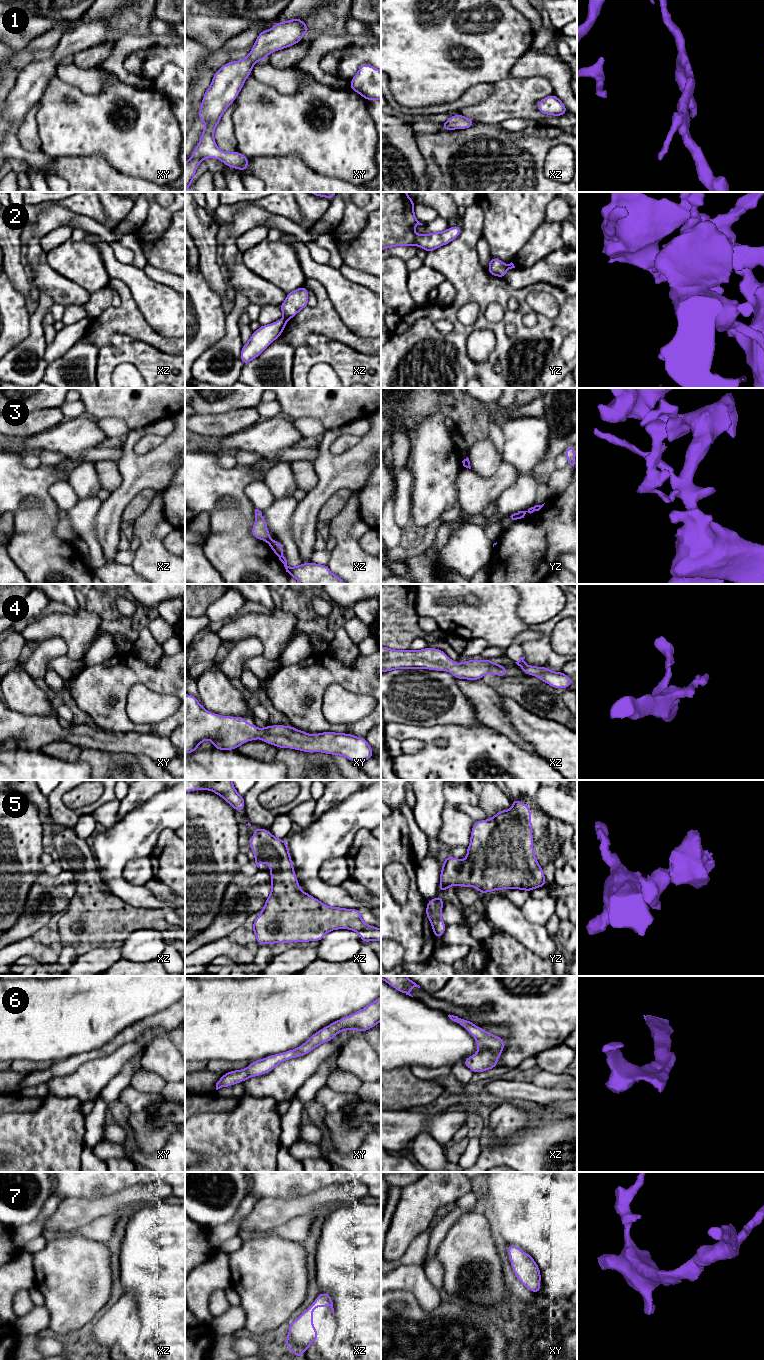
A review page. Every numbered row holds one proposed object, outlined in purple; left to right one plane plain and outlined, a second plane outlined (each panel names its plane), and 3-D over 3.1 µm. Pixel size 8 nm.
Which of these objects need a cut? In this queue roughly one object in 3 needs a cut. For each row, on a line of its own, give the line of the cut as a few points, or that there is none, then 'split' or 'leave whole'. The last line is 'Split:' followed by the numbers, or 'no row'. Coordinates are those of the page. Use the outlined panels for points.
1: no cut | leave whole
2: xz (284, 317), (287, 320) | split
3: xz (272, 540), (268, 542) | split
4: no cut | leave whole
5: no cut | leave whole
6: no cut | leave whole
7: no cut | leave whole
Split: 2, 3

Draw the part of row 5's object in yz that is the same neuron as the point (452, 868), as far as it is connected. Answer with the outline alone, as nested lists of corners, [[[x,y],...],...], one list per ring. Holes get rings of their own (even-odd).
[[[512,799],[511,810],[501,810],[491,819],[474,821],[466,859],[445,857],[438,892],[444,892],[449,887],[456,889],[459,886],[474,887],[480,894],[502,889],[530,892],[546,886],[543,869],[533,849],[531,818],[530,807]]]

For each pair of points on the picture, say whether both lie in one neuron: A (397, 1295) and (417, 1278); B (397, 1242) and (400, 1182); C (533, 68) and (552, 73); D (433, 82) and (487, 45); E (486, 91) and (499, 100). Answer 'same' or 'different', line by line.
A: different
B: different
C: same
D: same
E: different

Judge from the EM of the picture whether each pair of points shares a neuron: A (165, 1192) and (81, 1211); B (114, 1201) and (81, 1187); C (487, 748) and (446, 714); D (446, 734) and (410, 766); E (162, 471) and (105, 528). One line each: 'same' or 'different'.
A: same
B: different
C: different
D: same
E: same

